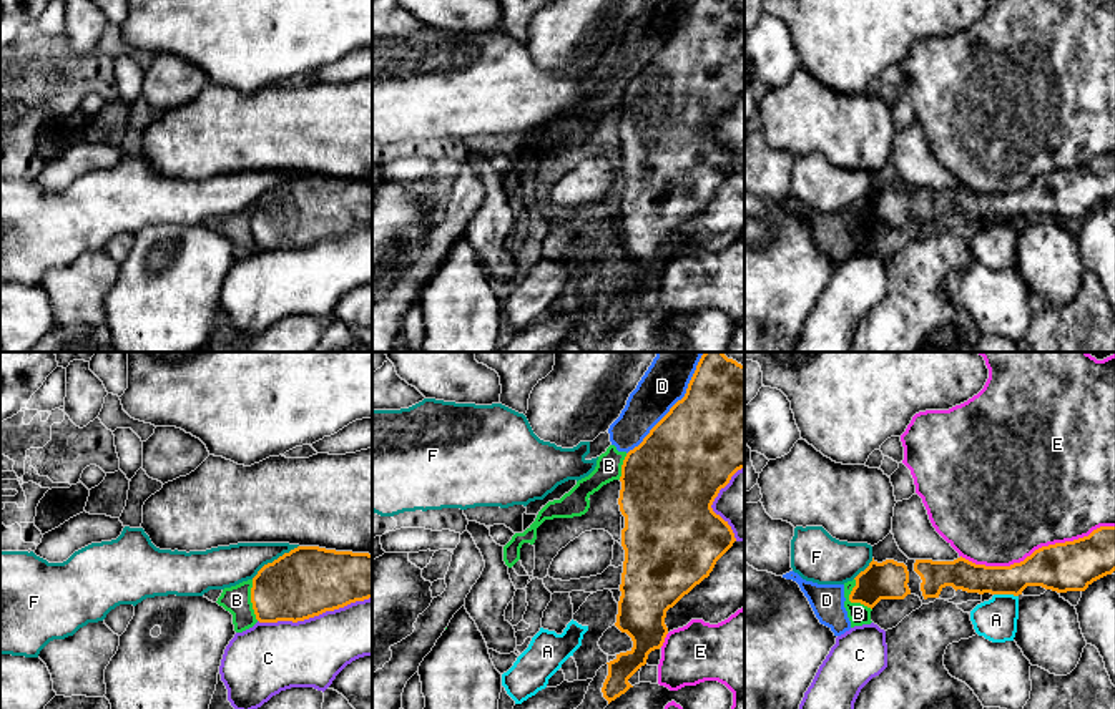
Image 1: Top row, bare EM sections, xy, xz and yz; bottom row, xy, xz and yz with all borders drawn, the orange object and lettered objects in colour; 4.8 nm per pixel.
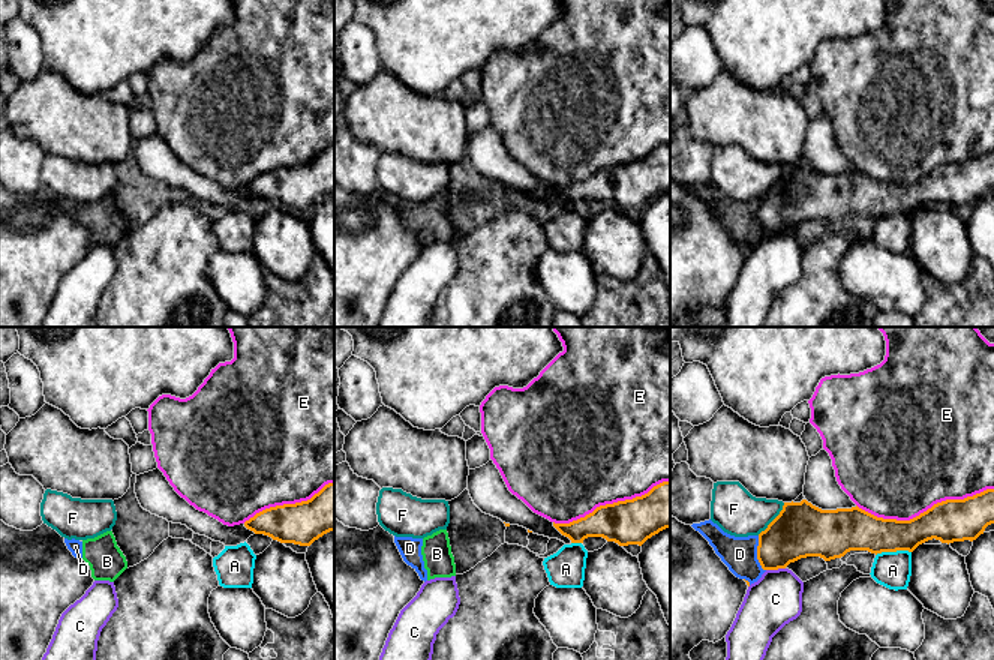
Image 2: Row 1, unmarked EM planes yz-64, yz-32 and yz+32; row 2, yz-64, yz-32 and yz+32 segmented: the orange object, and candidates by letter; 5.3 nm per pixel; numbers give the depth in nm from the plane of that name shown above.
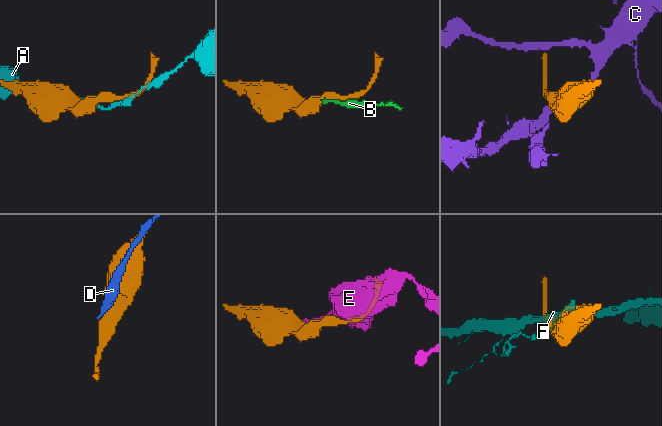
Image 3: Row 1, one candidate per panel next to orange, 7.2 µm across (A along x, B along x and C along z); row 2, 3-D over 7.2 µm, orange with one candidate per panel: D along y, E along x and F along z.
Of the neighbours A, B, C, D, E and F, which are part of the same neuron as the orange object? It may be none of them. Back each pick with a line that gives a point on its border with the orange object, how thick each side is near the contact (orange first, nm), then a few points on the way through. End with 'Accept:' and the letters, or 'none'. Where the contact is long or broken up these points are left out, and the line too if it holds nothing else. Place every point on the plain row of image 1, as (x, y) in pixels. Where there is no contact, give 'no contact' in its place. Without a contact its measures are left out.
Accept: none

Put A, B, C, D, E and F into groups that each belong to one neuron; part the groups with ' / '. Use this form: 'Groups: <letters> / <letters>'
Groups: A / B D / C / E / F

